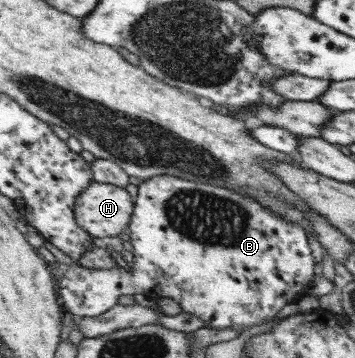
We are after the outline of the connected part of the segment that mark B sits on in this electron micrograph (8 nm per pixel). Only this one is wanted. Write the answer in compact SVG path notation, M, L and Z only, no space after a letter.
M172 175L143 180L134 199L127 233L133 247L133 263L128 263L129 271L118 265L117 268L93 271L73 265L69 271L59 273L57 293L64 311L74 317L97 317L118 305L122 295L141 294L150 300L169 297L181 305L183 312L203 320L206 327L240 330L240 327L264 323L285 305L304 296L315 276L315 259L301 227L264 208L256 199L217 185Z

